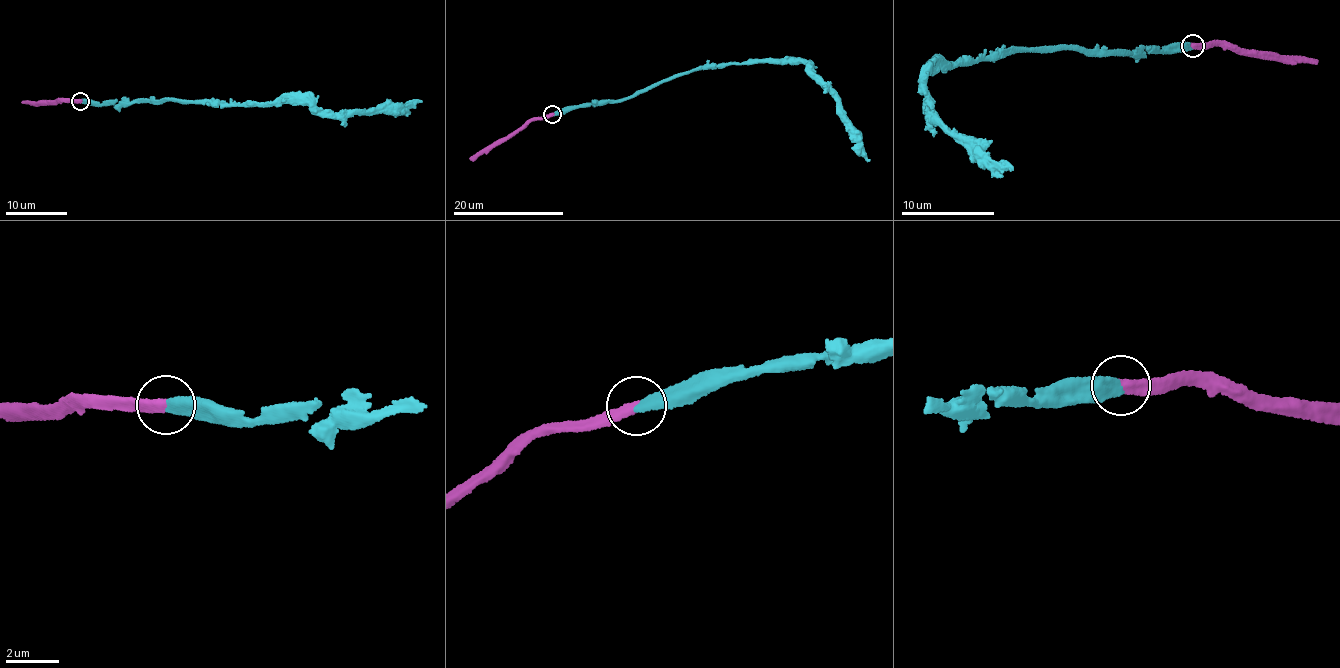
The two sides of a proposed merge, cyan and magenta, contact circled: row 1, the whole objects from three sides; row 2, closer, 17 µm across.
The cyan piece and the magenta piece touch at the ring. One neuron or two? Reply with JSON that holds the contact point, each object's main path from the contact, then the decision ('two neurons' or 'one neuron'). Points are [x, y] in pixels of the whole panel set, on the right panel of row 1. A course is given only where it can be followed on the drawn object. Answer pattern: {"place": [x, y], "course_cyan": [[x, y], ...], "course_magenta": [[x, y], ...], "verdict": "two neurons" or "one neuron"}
{"place": [1192, 45], "course_cyan": [[1191, 46], [1119, 56], [1018, 49], [924, 76], [930, 110], [940, 122], [1010, 168]], "course_magenta": [[1191, 46], [1216, 39], [1238, 49], [1317, 60]], "verdict": "one neuron"}

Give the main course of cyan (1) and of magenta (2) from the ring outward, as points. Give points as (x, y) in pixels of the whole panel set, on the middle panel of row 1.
1: (552, 114), (623, 101), (698, 69), (804, 62), (812, 64), (836, 100), (869, 160)
2: (552, 114), (531, 118), (469, 158)

